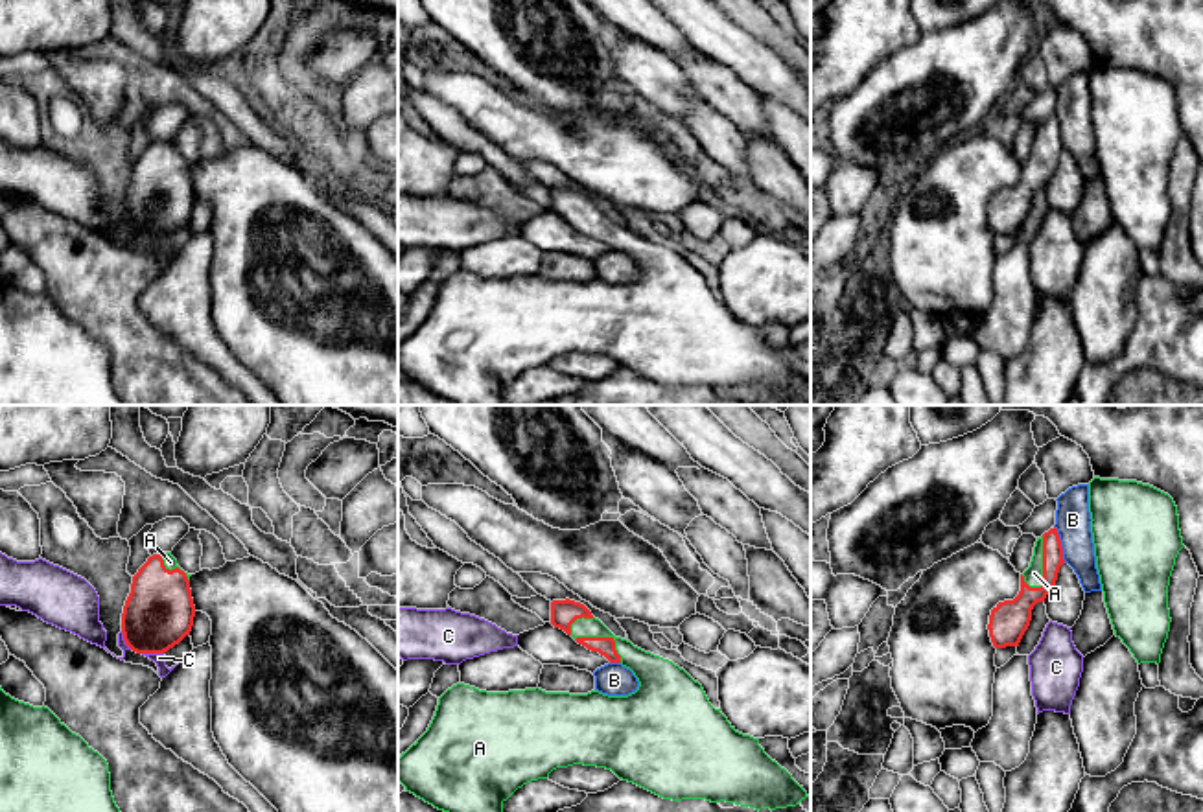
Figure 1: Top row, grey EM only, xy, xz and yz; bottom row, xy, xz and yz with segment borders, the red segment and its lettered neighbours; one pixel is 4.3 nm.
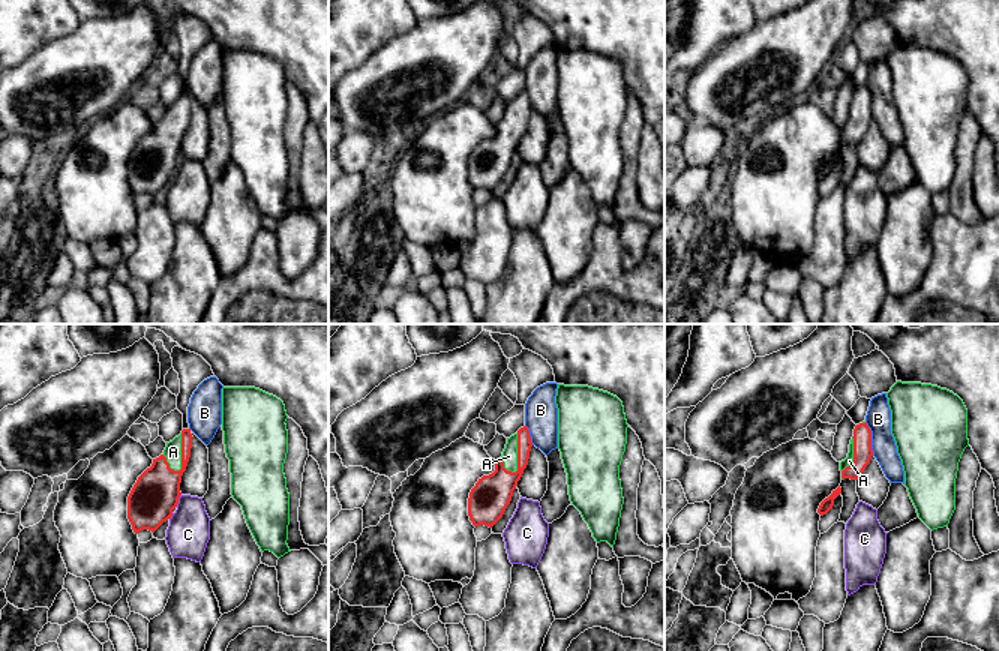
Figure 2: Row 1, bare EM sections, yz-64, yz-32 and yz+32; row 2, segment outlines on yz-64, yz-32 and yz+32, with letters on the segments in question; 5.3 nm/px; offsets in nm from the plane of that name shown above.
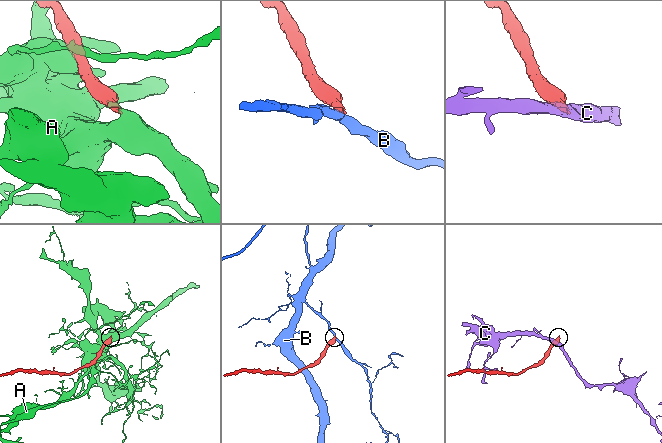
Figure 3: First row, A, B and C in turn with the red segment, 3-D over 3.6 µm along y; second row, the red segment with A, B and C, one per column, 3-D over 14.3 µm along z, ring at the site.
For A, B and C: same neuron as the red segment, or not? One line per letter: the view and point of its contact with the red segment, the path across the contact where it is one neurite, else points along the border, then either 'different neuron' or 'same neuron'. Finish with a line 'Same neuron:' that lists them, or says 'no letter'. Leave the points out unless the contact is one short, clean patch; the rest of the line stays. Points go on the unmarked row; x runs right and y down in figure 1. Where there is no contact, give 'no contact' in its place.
A: yz (1043, 153) | same neuron
B: yz (1060, 131) | along yz (1054, 113), (1065, 150) | different neuron
C: xy (153, 240) | along xy (142, 240), (163, 242) | different neuron
Same neuron: A

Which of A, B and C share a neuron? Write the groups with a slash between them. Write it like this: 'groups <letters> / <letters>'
groups A / B / C

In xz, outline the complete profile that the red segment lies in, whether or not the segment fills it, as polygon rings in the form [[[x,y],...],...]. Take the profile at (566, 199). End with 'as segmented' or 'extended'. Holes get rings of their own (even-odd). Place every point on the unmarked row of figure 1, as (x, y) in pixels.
[[[569,186],[551,190],[551,212],[610,250],[630,256],[639,269],[637,278],[628,284],[608,284],[599,278],[588,282],[545,280],[538,274],[486,280],[457,271],[438,285],[427,319],[398,346],[398,368],[407,379],[453,405],[507,405],[503,390],[518,376],[547,366],[556,355],[584,352],[612,357],[619,366],[672,389],[706,387],[776,398],[796,394],[809,385],[803,374],[765,341],[759,326],[739,320],[720,296],[709,291],[702,273],[683,256],[615,225],[584,191]]]; extended

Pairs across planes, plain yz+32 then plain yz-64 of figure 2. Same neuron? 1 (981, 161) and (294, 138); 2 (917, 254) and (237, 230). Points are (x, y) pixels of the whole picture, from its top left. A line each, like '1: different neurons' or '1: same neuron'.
1: different neurons
2: same neuron

